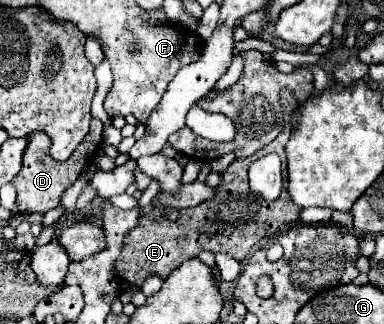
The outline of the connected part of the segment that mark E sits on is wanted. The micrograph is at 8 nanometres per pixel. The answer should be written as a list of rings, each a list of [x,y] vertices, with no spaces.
[[[281,90],[281,106],[283,106],[283,124],[285,124],[281,134],[271,144],[267,144],[265,148],[255,152],[255,156],[237,158],[225,172],[221,172],[223,182],[219,184],[215,198],[211,198],[195,208],[179,210],[177,222],[169,220],[169,216],[163,210],[153,208],[153,206],[139,210],[141,216],[139,216],[138,227],[126,235],[121,254],[116,261],[115,269],[120,278],[131,282],[131,284],[137,284],[137,286],[141,286],[145,276],[149,276],[149,274],[157,274],[165,280],[175,268],[181,266],[181,262],[195,258],[203,250],[231,254],[233,258],[237,258],[241,262],[247,258],[247,254],[253,250],[253,246],[257,246],[261,240],[271,238],[283,226],[299,220],[301,208],[297,208],[297,204],[293,204],[293,200],[289,200],[289,194],[285,188],[277,200],[269,202],[269,200],[263,200],[261,196],[253,194],[249,190],[249,180],[247,180],[249,164],[265,154],[275,152],[285,162],[285,142],[289,140],[289,134],[291,134],[291,116],[297,110],[299,102],[295,100],[295,96],[289,90]]]

